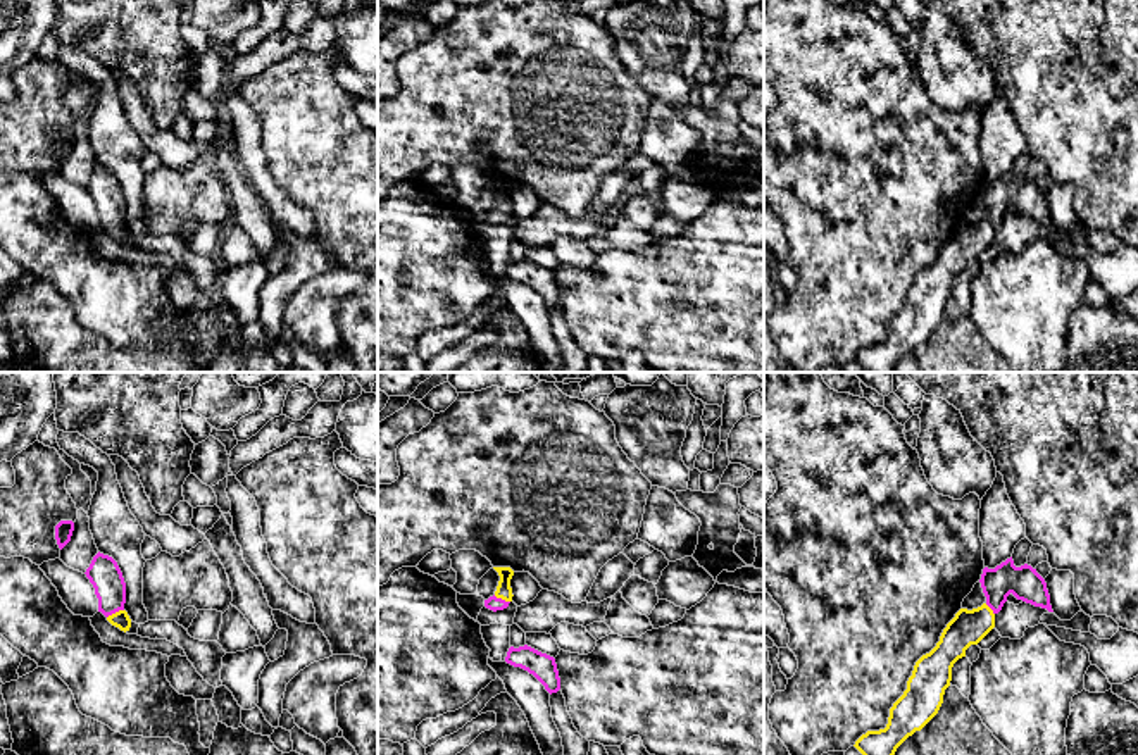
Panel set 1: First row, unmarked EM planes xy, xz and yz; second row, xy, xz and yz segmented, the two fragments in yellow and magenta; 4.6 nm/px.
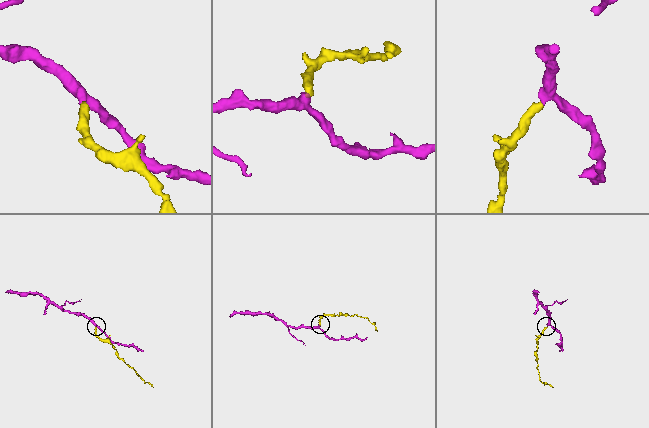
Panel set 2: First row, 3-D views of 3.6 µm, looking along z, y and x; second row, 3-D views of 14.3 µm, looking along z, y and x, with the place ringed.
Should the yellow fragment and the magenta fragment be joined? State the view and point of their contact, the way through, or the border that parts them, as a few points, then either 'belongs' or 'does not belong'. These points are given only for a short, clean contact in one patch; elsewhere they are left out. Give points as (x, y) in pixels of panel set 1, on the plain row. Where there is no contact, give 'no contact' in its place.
meets yellow in xy at (116, 226); runs through xy (119, 233), (116, 226), (104, 187); belongs

